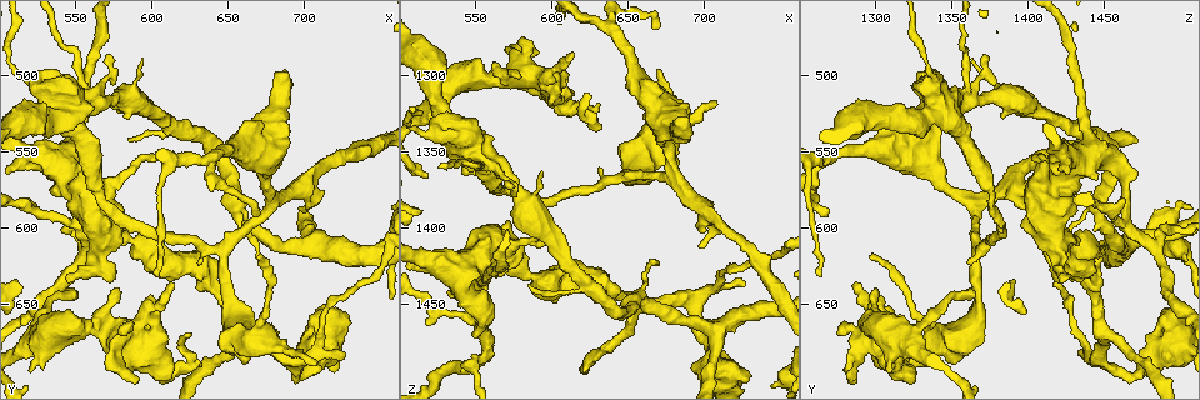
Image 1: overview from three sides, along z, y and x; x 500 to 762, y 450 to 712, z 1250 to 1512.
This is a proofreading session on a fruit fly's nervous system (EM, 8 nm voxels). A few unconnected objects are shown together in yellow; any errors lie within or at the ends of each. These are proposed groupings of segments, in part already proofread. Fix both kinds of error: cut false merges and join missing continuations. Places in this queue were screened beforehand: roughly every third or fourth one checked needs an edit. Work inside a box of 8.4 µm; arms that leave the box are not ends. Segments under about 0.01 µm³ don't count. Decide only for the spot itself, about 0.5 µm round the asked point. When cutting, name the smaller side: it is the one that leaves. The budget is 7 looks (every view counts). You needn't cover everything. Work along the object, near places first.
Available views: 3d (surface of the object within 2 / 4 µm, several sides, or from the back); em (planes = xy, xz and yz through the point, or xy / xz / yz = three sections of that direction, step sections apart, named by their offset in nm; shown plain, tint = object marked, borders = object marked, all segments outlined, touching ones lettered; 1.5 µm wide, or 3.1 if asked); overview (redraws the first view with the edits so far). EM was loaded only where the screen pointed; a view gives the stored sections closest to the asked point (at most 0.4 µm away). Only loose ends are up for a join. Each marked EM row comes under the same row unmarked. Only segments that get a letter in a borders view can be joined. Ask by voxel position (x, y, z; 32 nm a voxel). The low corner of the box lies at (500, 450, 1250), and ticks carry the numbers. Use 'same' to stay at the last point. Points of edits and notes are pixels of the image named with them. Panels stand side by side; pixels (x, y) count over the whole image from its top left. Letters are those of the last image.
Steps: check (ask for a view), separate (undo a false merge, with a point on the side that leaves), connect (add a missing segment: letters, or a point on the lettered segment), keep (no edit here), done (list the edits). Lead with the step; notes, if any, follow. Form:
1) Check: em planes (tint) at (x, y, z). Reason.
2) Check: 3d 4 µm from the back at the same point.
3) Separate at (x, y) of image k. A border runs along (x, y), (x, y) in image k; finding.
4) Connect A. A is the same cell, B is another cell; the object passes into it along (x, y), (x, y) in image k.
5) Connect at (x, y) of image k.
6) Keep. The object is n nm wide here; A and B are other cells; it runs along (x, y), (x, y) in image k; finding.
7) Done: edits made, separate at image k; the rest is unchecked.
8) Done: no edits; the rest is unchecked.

Check: 3d 4 µm at (726, 682, 1438). An open end.

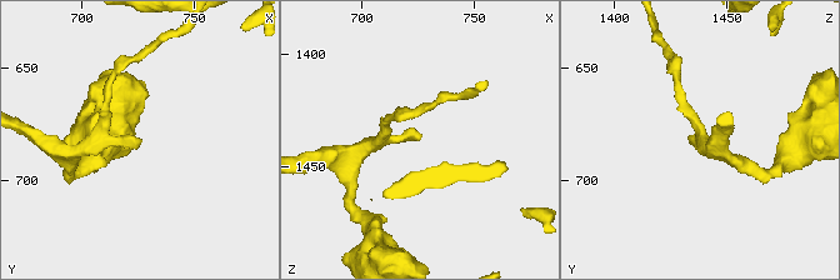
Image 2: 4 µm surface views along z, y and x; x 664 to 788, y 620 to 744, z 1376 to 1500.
Check: em planes (tint) at (727, 682, 1438).

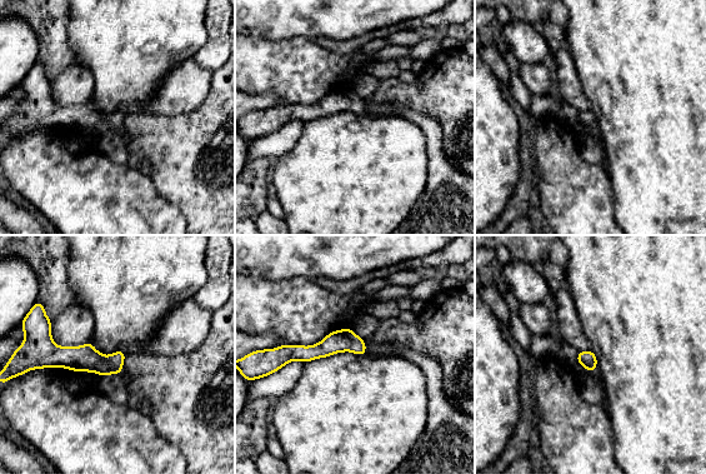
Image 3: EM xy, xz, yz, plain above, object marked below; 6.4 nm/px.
Check: em planes (borders) at the same point.

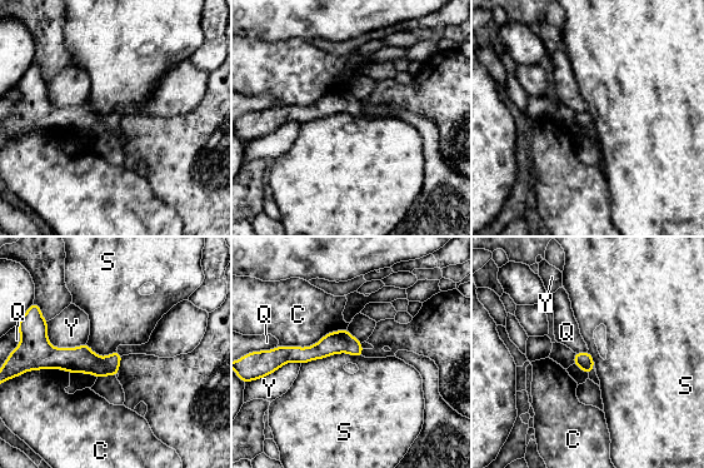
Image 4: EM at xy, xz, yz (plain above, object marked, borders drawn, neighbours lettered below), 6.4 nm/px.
Keep. C, Q, S and Y are other cells; it runs along (359, 348), (326, 345), (289, 358) in image 4; no lettered segment goes on from it.

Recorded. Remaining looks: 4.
Check: em planes (tint) at (582, 688, 1310). Branch stops here.

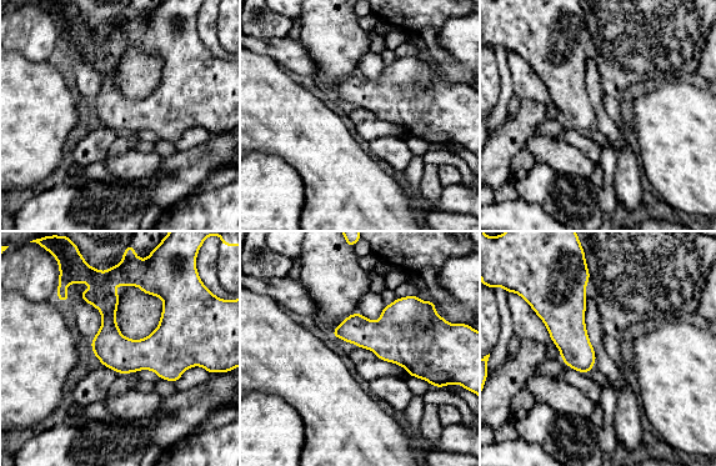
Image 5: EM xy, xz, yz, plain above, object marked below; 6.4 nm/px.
Check: em planes (borders) at the same point. What lies round it.

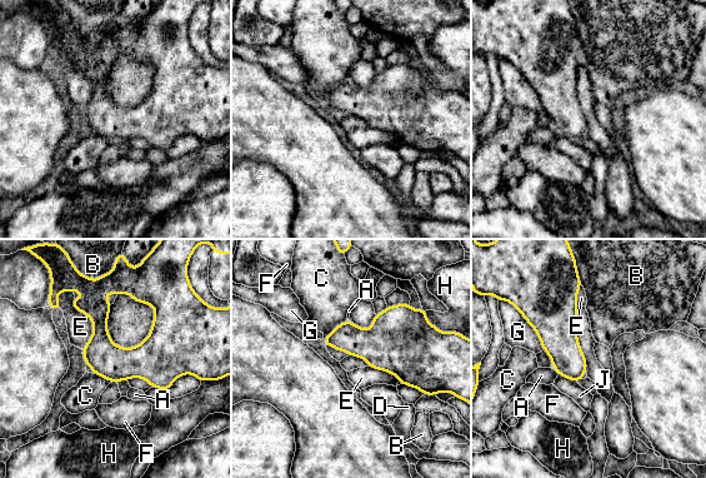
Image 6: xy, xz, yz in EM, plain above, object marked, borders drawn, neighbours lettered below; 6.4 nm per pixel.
Keep. The longest contact is with E, 420 nm; A, B, C, D, E, F, G, H and J are other cells; a border runs along (60, 290), (93, 324), (83, 349) in image 6; no lettered segment goes on from it.

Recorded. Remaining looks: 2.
Check: em planes (borders) at (566, 506, 1366). Calibre changes.

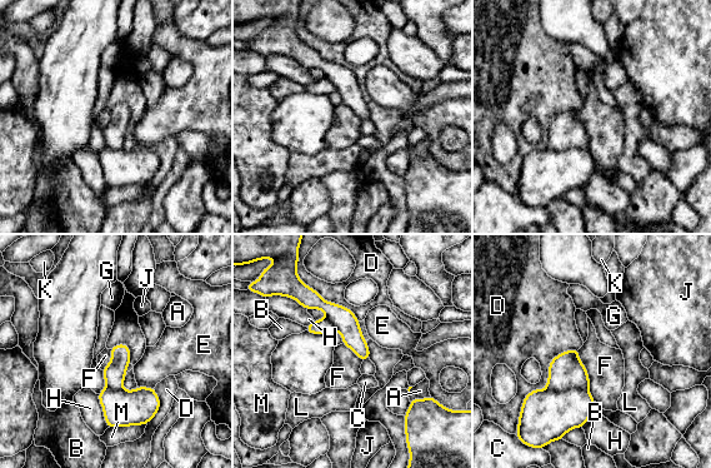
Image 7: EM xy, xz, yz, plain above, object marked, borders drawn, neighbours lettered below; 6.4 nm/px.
Separate at (546, 416) of image 7. The longest contact is with D, 500 nm; A, B, C, D, E, F, G, H, J, K, L and M are other cells; a border runs along (546, 388), (587, 391) in image 7; a second neuron is stuck on.

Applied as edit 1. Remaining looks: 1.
Done: edits made, separate at image 7; the rest is unchecked.

